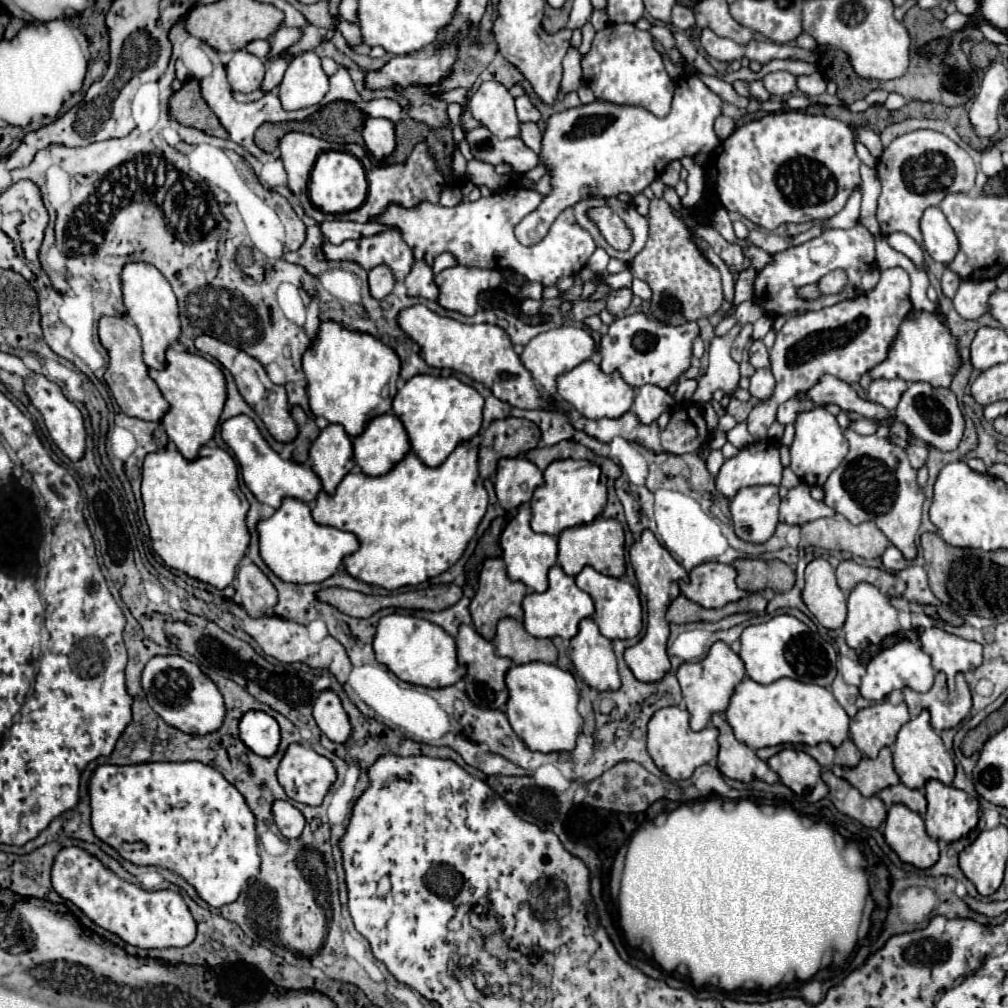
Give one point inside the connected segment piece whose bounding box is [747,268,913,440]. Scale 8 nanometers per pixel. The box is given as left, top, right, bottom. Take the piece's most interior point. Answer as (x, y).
(846, 340)

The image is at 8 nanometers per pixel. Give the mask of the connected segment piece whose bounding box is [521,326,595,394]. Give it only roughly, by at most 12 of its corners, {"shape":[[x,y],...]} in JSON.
{"shape":[[559,326],[535,336],[521,362],[555,394],[555,378],[589,360],[595,340]]}

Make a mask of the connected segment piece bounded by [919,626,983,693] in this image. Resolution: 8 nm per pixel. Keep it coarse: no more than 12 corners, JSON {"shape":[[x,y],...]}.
{"shape":[[939,628],[921,634],[931,666],[947,674],[955,691],[957,672],[981,664],[983,646]]}

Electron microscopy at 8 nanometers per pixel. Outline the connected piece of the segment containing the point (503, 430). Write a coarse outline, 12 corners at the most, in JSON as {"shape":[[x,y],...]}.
{"shape":[[525,418],[493,420],[479,446],[479,470],[489,478],[497,460],[539,442]]}

